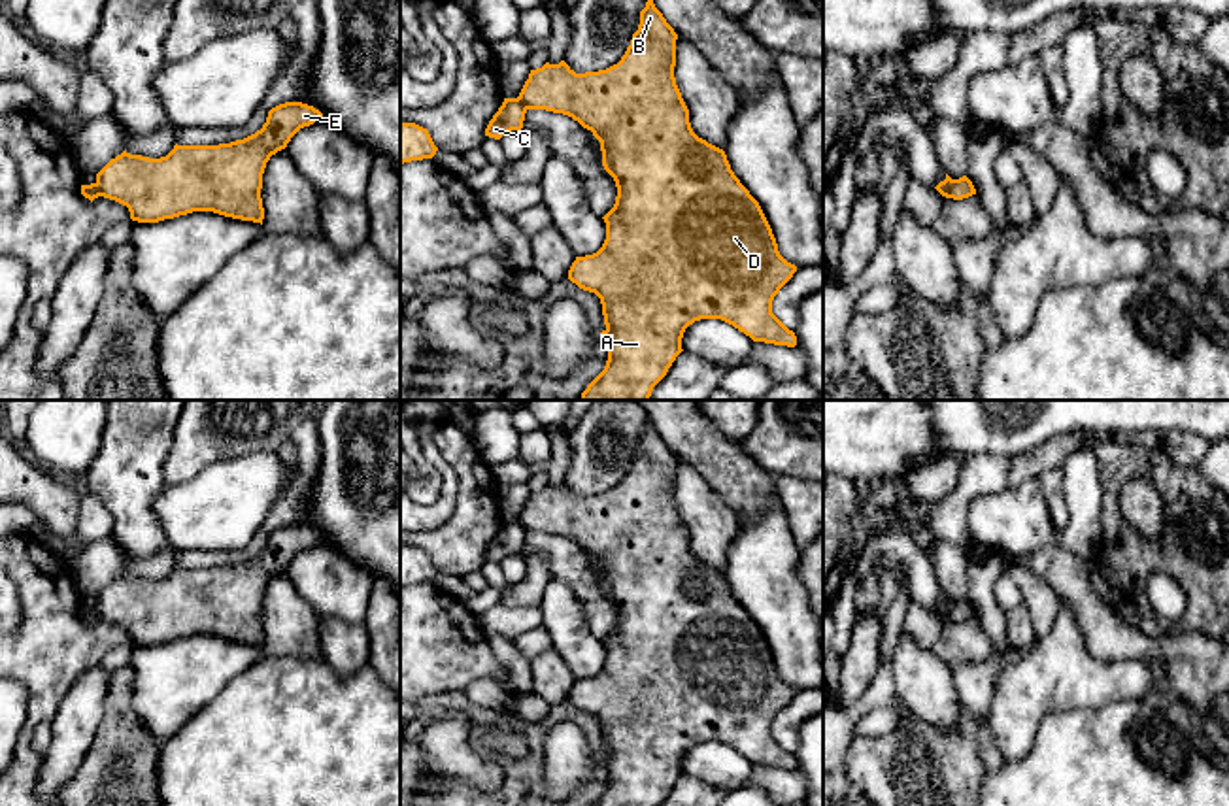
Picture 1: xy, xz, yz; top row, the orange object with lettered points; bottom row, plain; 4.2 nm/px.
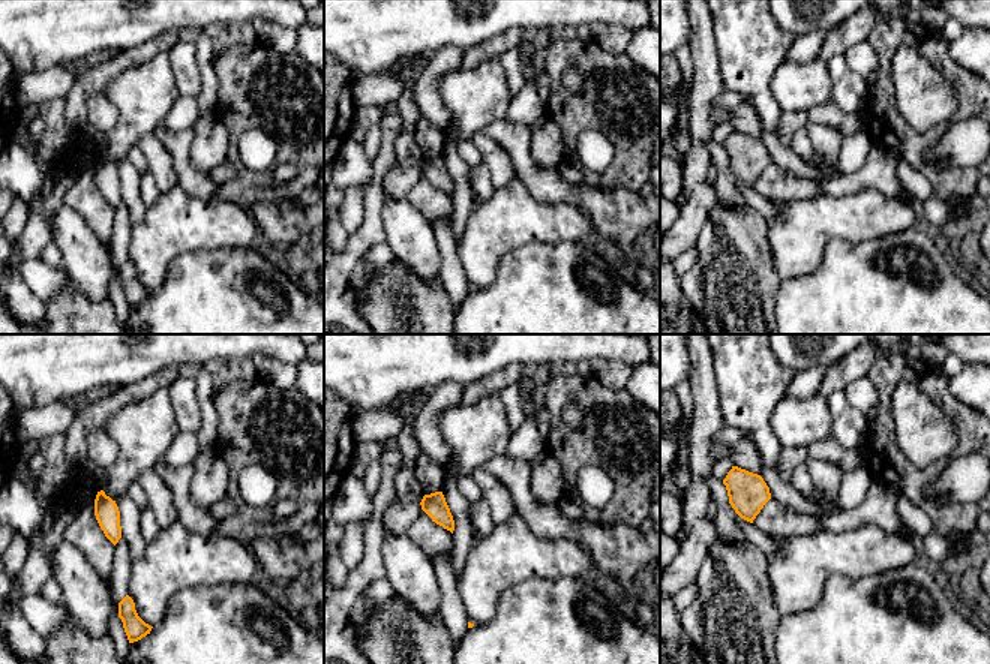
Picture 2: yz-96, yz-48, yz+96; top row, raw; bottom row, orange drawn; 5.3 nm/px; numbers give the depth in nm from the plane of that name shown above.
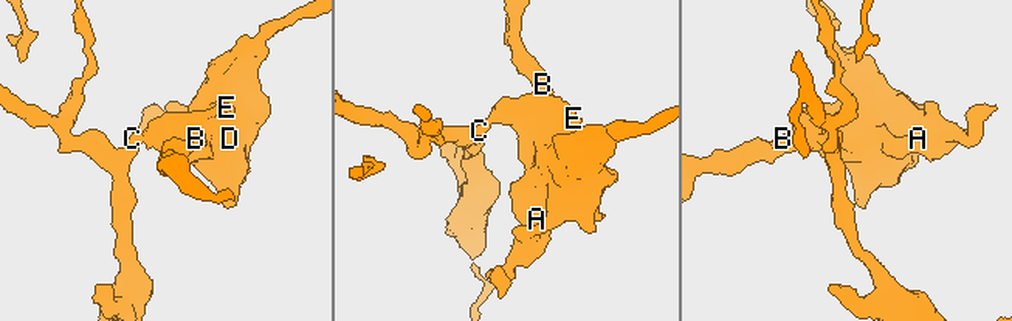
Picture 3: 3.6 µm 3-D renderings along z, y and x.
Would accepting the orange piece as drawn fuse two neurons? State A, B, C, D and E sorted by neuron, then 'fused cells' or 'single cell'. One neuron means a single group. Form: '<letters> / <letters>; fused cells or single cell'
A B D E / C; fused cells

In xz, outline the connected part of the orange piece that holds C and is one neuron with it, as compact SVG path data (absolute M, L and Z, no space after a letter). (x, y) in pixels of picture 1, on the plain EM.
M504 521L498 534L493 538L485 551L485 559L500 563L512 553L521 553L525 544L527 530L519 521Z

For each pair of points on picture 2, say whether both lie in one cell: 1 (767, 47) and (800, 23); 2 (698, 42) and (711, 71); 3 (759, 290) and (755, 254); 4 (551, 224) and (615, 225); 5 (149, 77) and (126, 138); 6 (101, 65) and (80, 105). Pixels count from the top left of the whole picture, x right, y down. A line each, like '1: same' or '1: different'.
1: different
2: same
3: same
4: different
5: same
6: same

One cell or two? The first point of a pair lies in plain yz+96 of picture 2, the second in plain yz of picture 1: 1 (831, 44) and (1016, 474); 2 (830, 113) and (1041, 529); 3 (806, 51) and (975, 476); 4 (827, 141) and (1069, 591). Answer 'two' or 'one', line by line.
1: one
2: two
3: one
4: two

